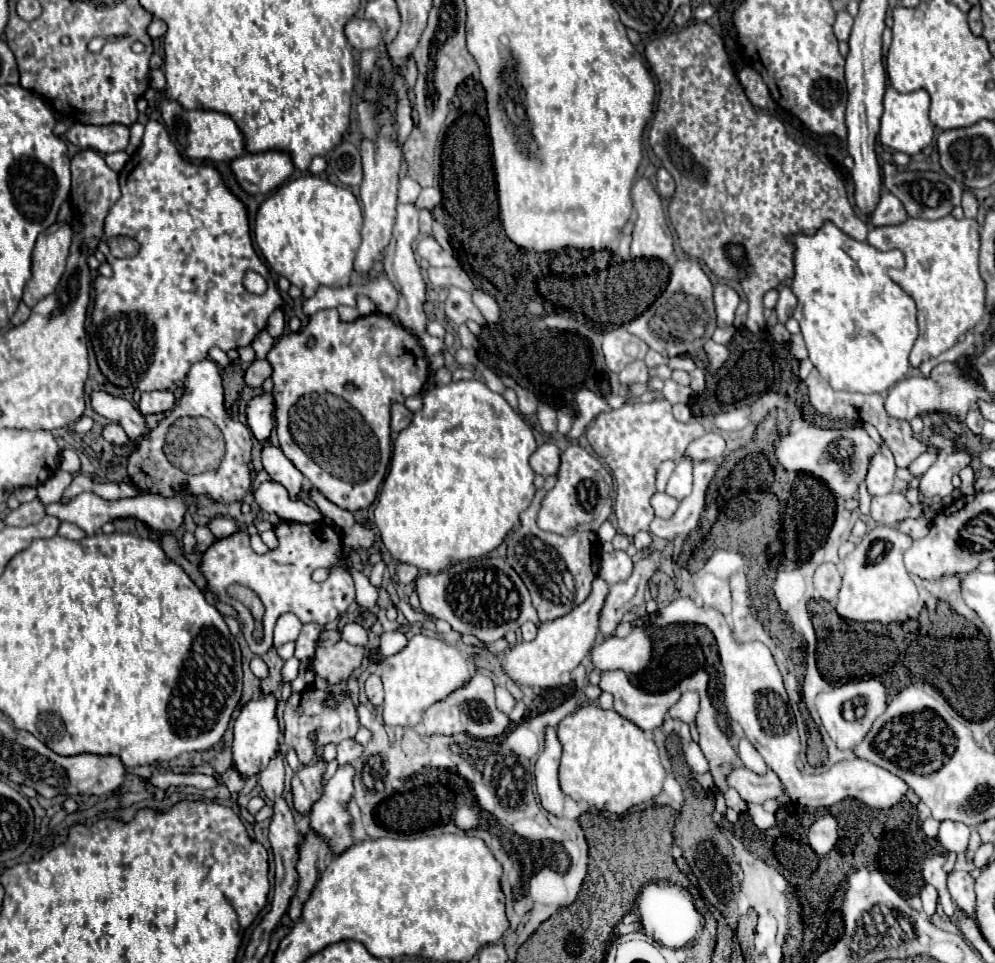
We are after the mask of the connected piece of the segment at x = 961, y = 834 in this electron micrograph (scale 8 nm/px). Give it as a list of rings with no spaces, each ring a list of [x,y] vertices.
[[[942,821],[940,823],[940,833],[936,837],[940,845],[946,851],[954,853],[964,853],[968,849],[968,839],[970,839],[970,827],[960,823],[960,821]]]

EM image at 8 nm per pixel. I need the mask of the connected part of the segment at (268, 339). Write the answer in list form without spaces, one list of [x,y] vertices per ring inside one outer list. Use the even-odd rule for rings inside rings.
[[[263,329],[251,344],[255,350],[257,360],[265,359],[273,345],[274,339],[270,336],[266,329]]]

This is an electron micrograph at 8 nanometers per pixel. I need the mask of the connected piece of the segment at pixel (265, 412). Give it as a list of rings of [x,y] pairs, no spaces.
[[[272,378],[266,379],[262,385],[262,393],[258,397],[254,397],[248,407],[246,407],[246,415],[248,415],[248,427],[254,433],[254,437],[258,441],[268,441],[270,429],[274,425],[274,399],[270,395],[272,391]]]

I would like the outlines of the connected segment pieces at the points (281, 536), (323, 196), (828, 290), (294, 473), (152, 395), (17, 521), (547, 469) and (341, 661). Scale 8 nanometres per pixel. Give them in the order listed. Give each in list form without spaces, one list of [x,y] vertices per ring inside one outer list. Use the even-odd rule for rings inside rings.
[[[280,519],[280,522],[274,525],[274,533],[278,537],[278,549],[272,553],[264,553],[264,555],[254,553],[250,547],[246,529],[242,529],[236,535],[218,539],[202,557],[202,573],[204,573],[210,589],[216,593],[216,597],[220,601],[226,601],[238,609],[240,621],[244,623],[242,633],[250,645],[252,653],[256,653],[256,655],[264,655],[272,647],[274,623],[282,613],[296,613],[296,617],[302,623],[318,623],[318,625],[326,627],[328,623],[336,621],[342,613],[346,613],[350,603],[354,603],[352,573],[350,573],[350,569],[340,565],[342,541],[344,541],[342,531],[338,531],[334,525],[328,525],[324,521],[314,523],[314,525],[302,525],[302,523],[290,523],[290,521]],[[278,553],[284,553],[284,559],[278,559]],[[318,567],[330,569],[328,579],[322,583],[312,581],[312,573]],[[232,583],[250,587],[262,599],[262,603],[266,607],[262,641],[256,641],[252,637],[254,617],[252,617],[250,609],[228,595],[228,587]]]
[[[302,175],[282,185],[268,197],[256,215],[256,243],[266,257],[266,263],[292,285],[302,289],[302,295],[308,299],[320,285],[326,287],[348,287],[350,275],[354,271],[354,257],[360,247],[362,231],[362,211],[352,191],[336,187],[328,179],[319,175]]]
[[[824,221],[812,235],[790,235],[790,243],[794,245],[794,277],[790,289],[798,297],[794,319],[800,323],[810,361],[834,389],[858,393],[888,391],[888,387],[906,377],[910,369],[908,355],[918,339],[916,303],[888,275],[890,269],[904,267],[904,253],[898,249],[878,251],[866,241],[852,239],[832,221]]]
[[[264,443],[262,447],[262,465],[266,469],[266,473],[270,475],[270,479],[282,483],[290,497],[298,497],[298,491],[302,487],[302,473],[286,459],[286,455],[280,451],[280,447],[272,445],[272,443]]]
[[[146,391],[146,393],[142,393],[140,403],[138,403],[138,411],[142,415],[170,411],[172,407],[174,407],[172,391]]]
[[[36,497],[34,501],[30,503],[24,503],[20,505],[18,509],[10,511],[6,515],[6,525],[18,525],[18,527],[26,527],[26,525],[32,525],[32,523],[38,523],[40,519],[46,517],[46,511],[44,511],[44,503]]]
[[[554,443],[540,445],[530,457],[530,465],[542,477],[556,475],[560,469],[560,449]]]
[[[340,639],[332,647],[316,647],[316,655],[312,659],[316,675],[326,679],[328,683],[348,681],[352,671],[360,667],[364,657],[362,645],[352,645]]]

